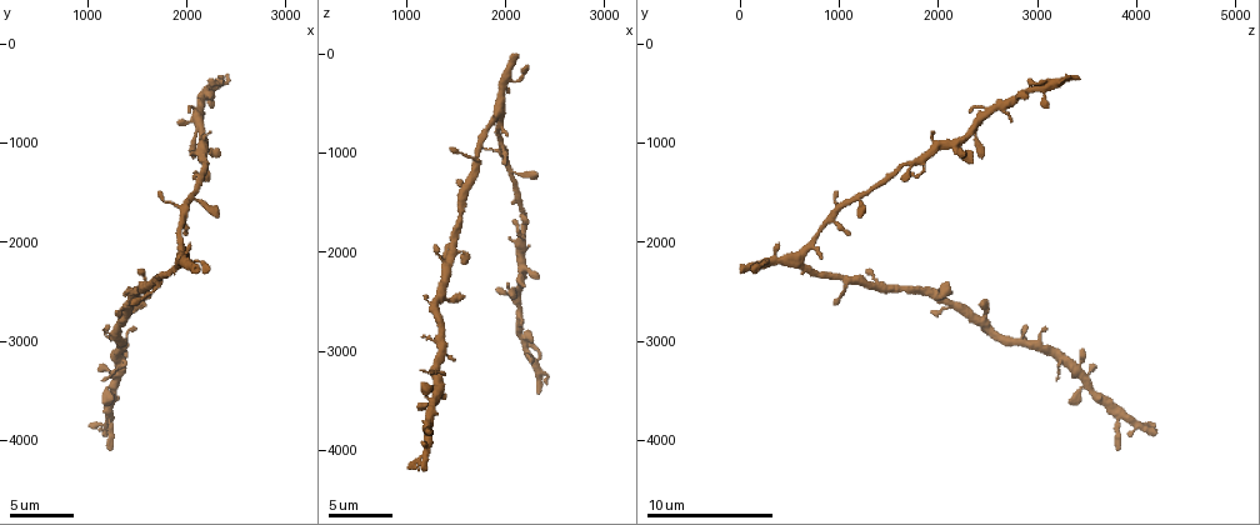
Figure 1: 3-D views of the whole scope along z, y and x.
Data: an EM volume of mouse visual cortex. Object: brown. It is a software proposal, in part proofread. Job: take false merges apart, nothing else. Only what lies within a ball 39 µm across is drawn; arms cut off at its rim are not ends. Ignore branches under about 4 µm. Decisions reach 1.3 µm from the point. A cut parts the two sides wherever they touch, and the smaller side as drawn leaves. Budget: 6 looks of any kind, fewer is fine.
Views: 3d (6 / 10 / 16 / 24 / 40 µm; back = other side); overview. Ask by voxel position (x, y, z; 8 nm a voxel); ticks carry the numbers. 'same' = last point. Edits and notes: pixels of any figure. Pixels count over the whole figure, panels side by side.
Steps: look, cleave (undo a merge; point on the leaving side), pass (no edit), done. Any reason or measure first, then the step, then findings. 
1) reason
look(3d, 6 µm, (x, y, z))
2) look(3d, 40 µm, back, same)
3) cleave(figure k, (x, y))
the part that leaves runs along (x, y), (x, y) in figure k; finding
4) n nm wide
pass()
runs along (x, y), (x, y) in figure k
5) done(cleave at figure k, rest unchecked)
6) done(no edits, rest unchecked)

two arms in line, one across
look(3d, 6 µm, (2080, 1500, 1280))

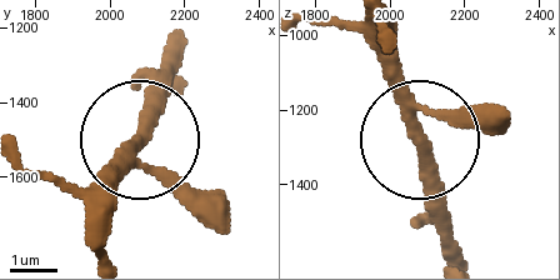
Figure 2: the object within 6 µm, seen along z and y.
3 arms
pass()
all the same neuron

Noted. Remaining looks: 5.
side arm on a straight run
look(3d, 6 µm, (2180, 1200, 1780))

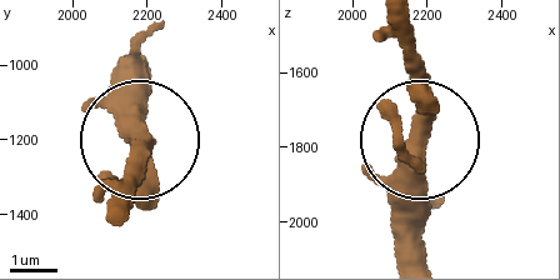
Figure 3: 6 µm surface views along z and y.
330 nm wide
pass()
one neuron here

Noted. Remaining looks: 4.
four arms meet
look(3d, 16 µm, (1300, 3320, 3400))

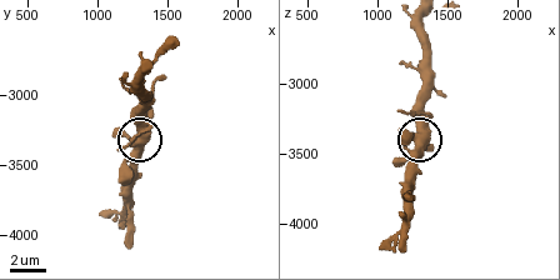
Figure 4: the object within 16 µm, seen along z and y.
470 nm wide
pass()
all the same neuron

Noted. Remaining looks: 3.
done(no edits, rest unchecked)

